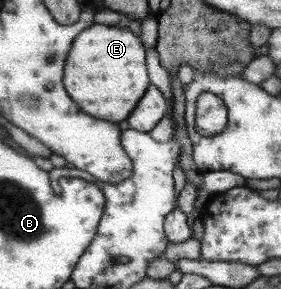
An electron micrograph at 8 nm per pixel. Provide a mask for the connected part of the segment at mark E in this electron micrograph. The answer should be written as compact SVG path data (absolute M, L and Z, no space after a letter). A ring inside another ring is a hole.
M97 23L87 28L79 34L65 64L65 88L73 92L73 100L77 100L85 112L101 116L101 120L127 120L133 112L133 104L137 106L150 85L143 42L129 27Z

